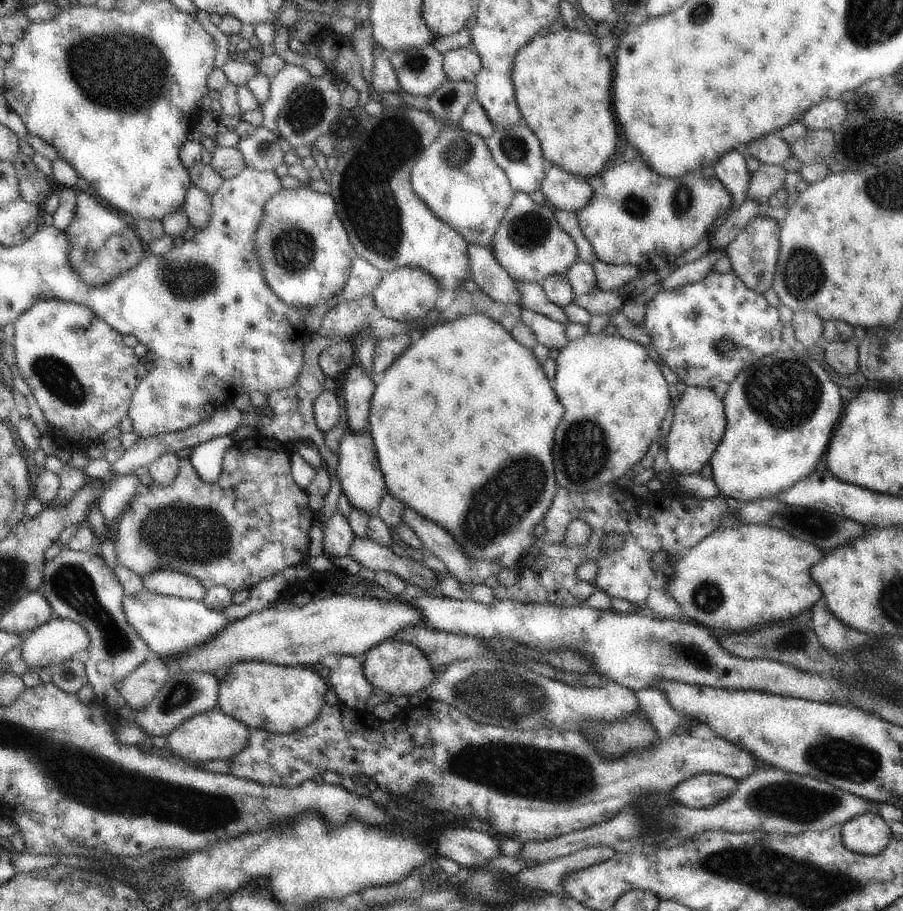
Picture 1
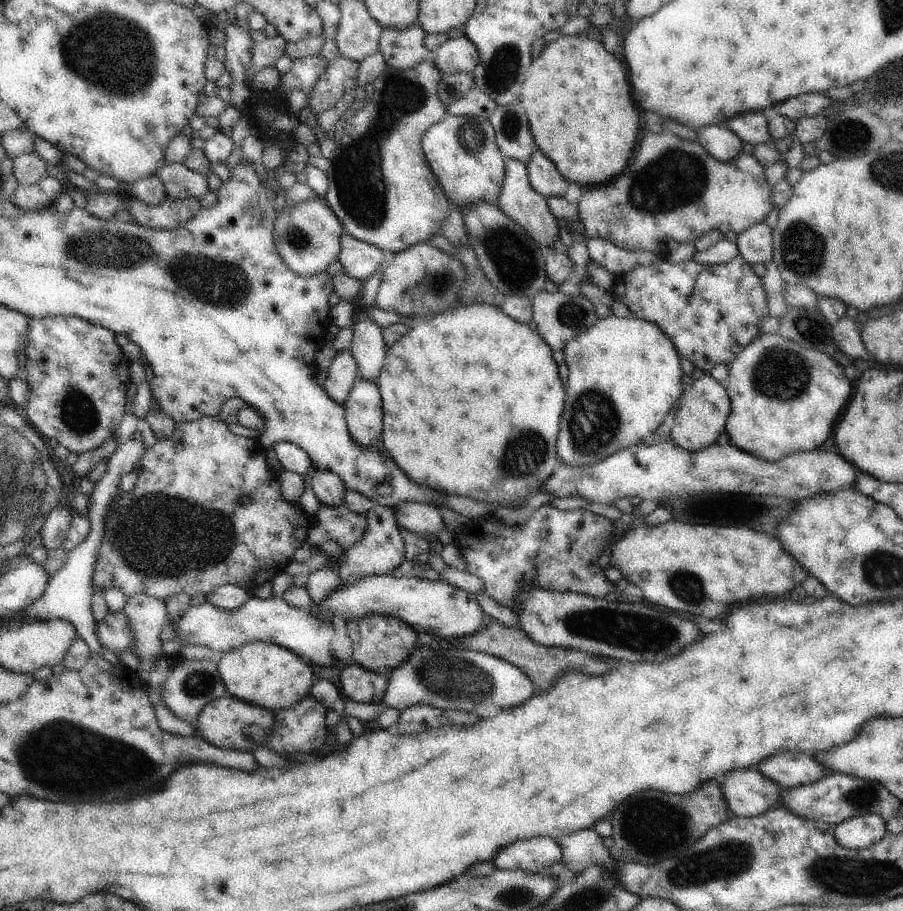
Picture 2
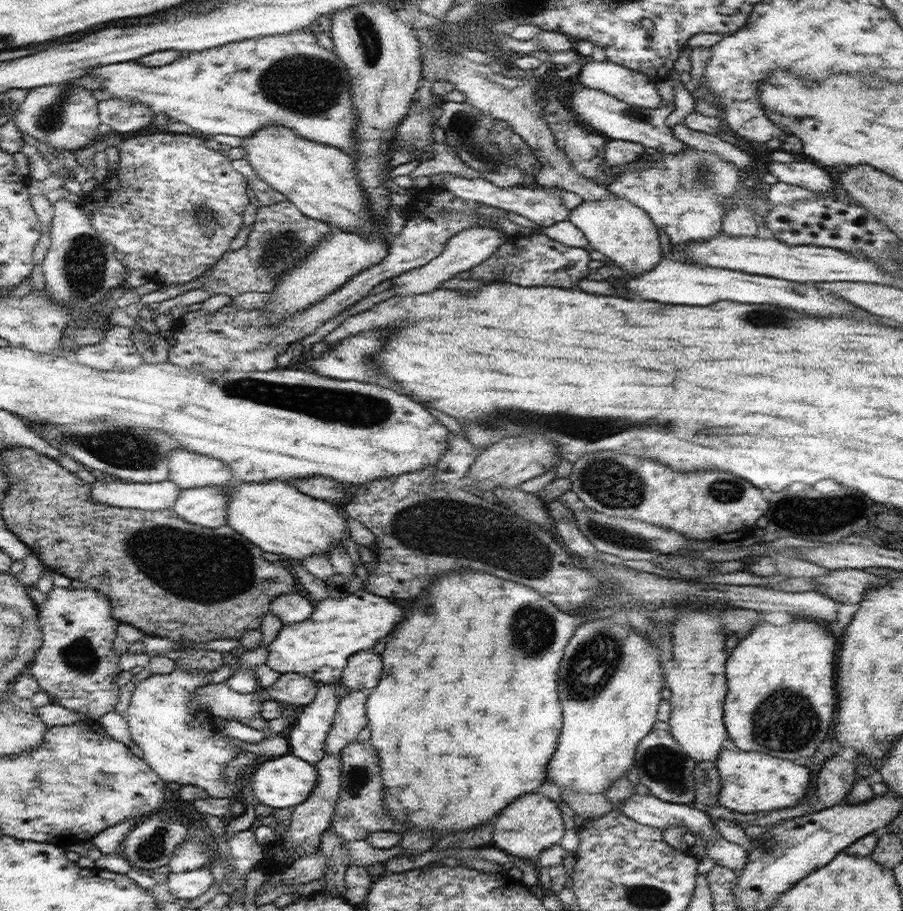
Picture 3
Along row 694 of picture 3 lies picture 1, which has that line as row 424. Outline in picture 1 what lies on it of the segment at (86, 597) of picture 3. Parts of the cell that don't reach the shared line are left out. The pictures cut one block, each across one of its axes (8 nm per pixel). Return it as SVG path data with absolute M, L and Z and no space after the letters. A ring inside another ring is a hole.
M40 299L36 301L30 308L24 311L24 314L15 322L15 335L13 346L15 348L15 360L18 365L19 372L25 380L26 384L30 387L32 396L38 402L40 410L48 420L49 434L54 440L54 444L58 447L59 451L79 451L87 450L92 445L101 444L101 436L104 432L108 432L110 428L118 427L120 420L127 416L133 392L138 386L139 379L136 377L136 366L141 361L134 353L133 347L128 347L122 341L123 334L114 330L103 318L96 316L96 313L88 306L82 303L75 303L72 301L65 301L62 299Z

